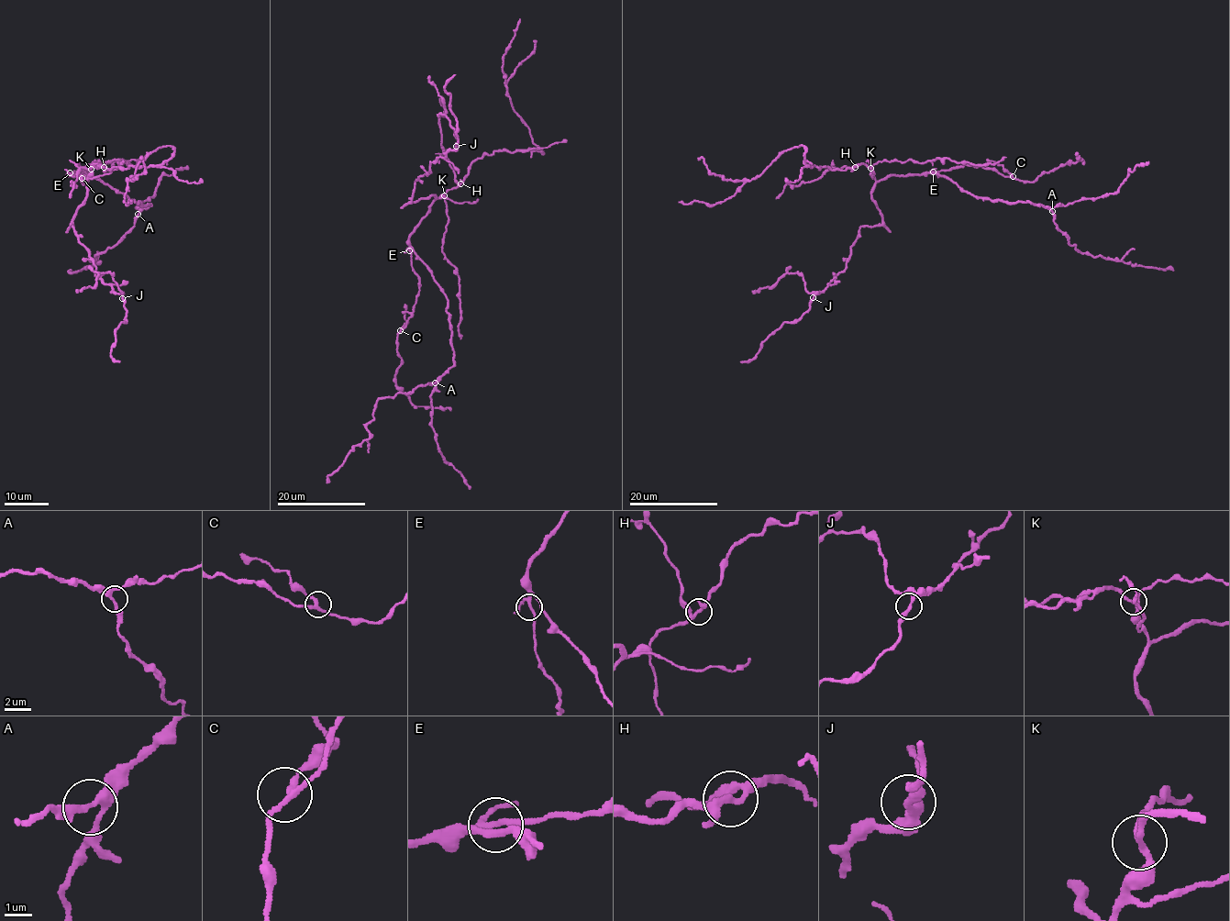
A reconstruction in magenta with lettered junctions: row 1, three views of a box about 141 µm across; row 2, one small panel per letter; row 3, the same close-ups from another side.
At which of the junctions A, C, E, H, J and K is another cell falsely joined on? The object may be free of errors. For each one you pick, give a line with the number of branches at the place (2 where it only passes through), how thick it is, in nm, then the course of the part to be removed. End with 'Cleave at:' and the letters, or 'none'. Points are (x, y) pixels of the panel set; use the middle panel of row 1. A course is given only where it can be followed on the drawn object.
Cleave at: none

